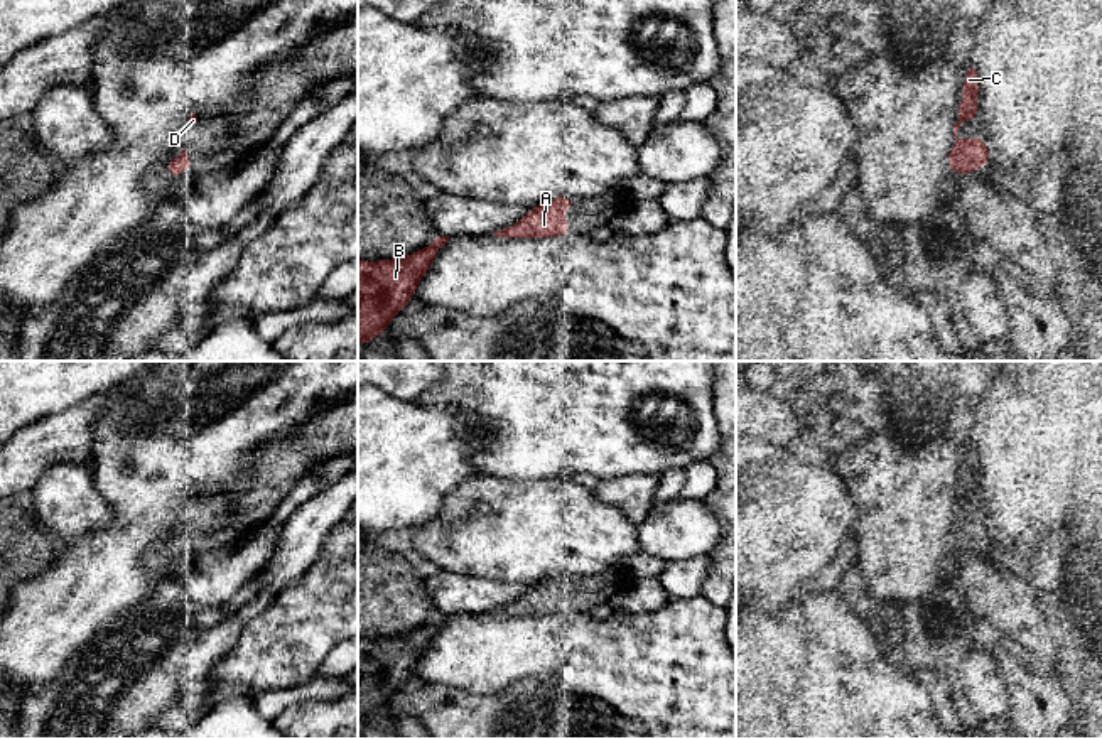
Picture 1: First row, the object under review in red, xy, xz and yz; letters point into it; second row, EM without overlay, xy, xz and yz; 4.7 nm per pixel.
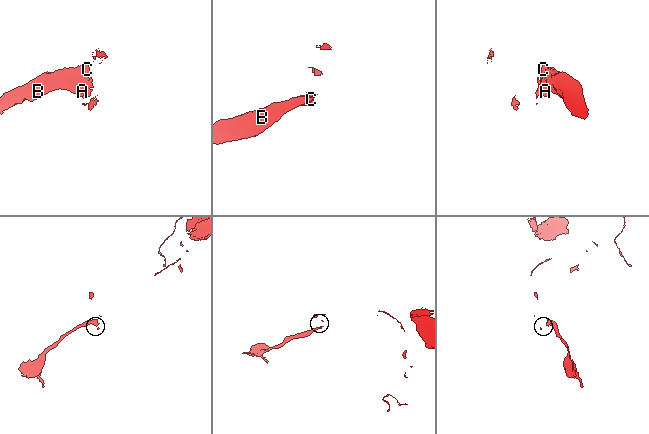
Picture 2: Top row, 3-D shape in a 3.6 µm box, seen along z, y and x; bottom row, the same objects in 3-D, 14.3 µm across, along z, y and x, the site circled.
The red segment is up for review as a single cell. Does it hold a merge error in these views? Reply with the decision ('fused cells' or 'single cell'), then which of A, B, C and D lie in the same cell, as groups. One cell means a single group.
fused cells; groups A B C / D

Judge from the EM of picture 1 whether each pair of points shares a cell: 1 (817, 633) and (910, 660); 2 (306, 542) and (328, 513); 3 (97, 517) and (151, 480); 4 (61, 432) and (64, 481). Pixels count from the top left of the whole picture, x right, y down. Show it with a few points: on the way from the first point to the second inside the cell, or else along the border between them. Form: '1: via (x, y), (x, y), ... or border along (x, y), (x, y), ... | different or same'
1: border along (871, 630), (880, 650), (913, 675) | different
2: via (306, 535), (321, 520) | same
3: border along (91, 473), (112, 522), (85, 535) | different
4: border along (88, 463), (53, 464), (32, 490) | different

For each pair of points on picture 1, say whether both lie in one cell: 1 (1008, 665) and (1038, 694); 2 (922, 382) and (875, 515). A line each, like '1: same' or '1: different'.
1: same
2: same

